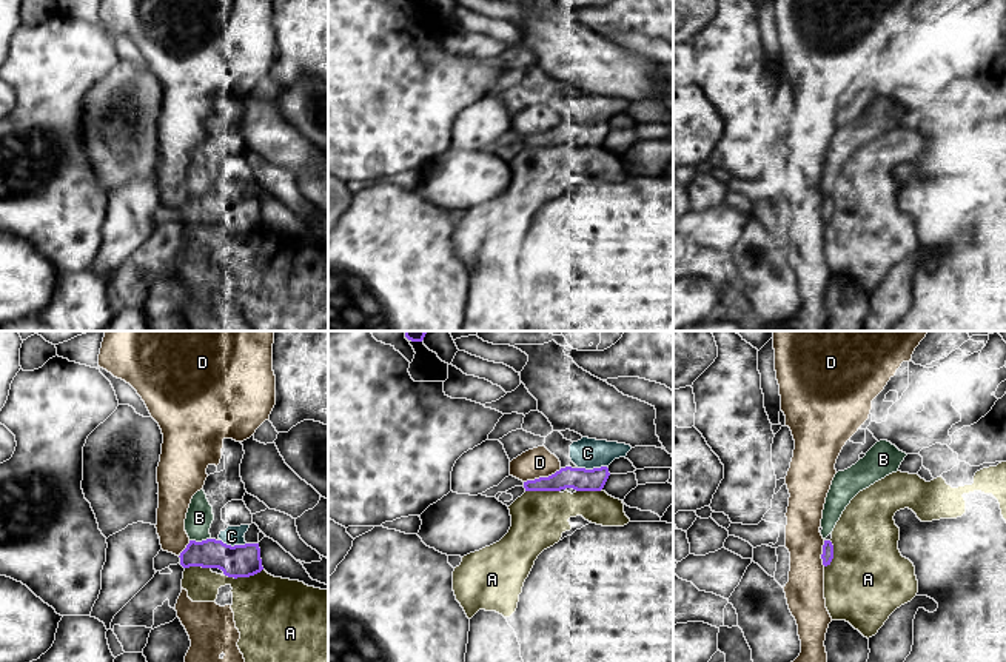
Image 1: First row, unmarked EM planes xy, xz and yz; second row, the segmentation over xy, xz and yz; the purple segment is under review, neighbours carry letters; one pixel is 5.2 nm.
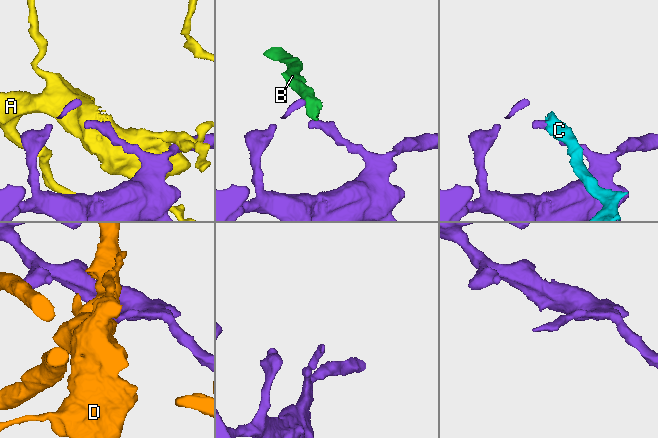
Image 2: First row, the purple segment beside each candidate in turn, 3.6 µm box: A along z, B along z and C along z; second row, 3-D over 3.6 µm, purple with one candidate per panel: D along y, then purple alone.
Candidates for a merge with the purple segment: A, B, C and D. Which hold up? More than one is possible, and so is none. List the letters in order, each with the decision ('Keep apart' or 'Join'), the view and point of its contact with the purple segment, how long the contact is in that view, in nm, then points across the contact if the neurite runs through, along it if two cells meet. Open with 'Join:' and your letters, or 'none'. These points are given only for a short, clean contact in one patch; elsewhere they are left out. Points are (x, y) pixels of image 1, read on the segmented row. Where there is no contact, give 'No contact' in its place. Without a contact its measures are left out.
Join: none
A: Keep apart. Touches purple at xy (244, 576). Shared border 200 nm
B: Keep apart. Touches purple at xy (199, 542). Shared border 110 nm
C: Keep apart. Touches purple at xz (593, 468). Shared border 150 nm
D: Keep apart. Touches purple at xz (543, 478). Shared border 220 nm

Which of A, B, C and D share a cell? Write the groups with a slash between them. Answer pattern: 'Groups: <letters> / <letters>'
Groups: A / B C / D

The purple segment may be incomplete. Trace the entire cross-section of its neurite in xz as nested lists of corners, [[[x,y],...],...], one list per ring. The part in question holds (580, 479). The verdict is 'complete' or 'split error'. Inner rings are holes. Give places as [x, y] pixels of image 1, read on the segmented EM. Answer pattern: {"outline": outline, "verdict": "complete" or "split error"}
{"outline": [[[565,466],[548,477],[524,482],[525,491],[561,491],[573,488],[576,491],[601,491],[609,479],[607,466],[585,470]]], "verdict": "complete"}

